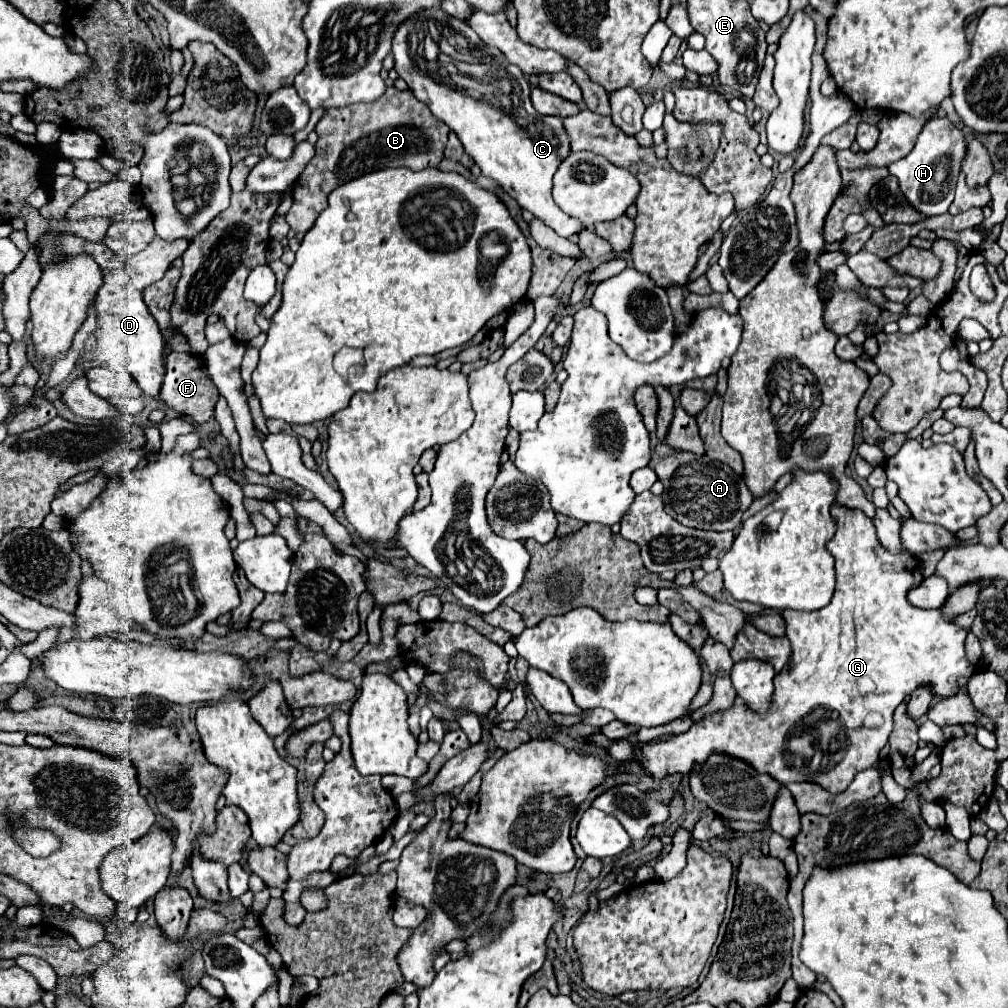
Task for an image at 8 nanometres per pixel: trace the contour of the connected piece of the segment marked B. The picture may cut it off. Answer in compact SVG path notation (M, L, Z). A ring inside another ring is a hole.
M389 87L375 103L355 103L347 107L329 109L317 123L317 157L293 187L293 207L287 213L287 223L295 233L307 233L317 215L327 207L327 195L339 185L387 167L409 167L421 171L437 167L443 159L449 127L439 121L425 103L407 91Z

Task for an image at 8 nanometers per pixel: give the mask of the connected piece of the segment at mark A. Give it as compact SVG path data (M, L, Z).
M659 443L653 451L649 467L665 485L665 491L661 495L665 511L679 523L693 529L731 531L741 523L743 513L755 499L741 475L737 475L729 465L713 461L707 455L675 451L669 445Z

